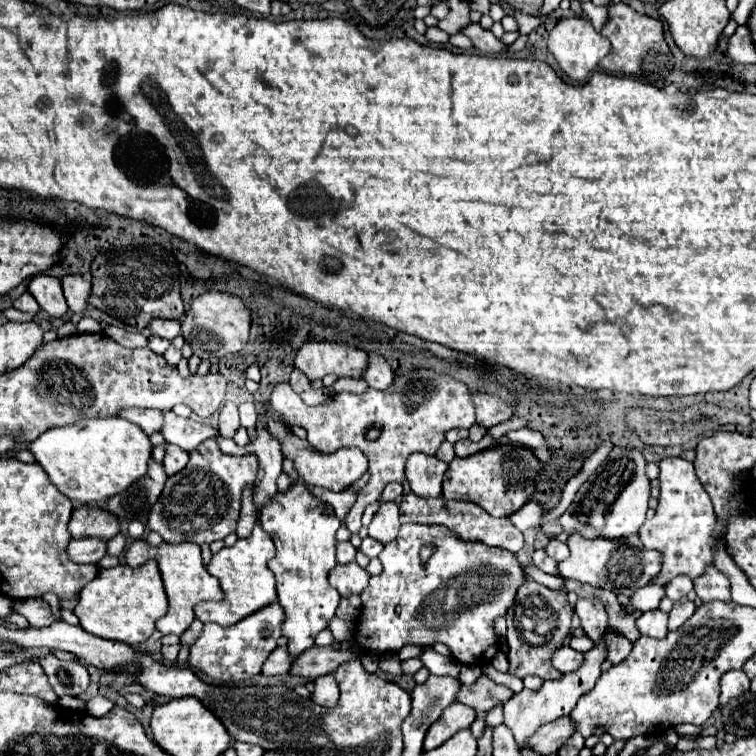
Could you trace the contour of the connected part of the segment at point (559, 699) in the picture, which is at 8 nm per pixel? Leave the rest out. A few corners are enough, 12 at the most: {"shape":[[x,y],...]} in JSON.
{"shape":[[603,639],[585,663],[541,689],[523,689],[505,705],[517,745],[569,715],[593,689],[605,661]]}

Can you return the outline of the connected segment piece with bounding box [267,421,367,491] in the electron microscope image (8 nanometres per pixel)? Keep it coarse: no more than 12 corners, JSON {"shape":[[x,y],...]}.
{"shape":[[281,421],[267,429],[283,441],[307,485],[343,491],[367,471],[355,447],[323,455]]}

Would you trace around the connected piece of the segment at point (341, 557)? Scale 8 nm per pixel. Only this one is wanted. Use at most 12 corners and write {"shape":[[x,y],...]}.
{"shape":[[337,543],[337,563],[355,561],[355,547]]}

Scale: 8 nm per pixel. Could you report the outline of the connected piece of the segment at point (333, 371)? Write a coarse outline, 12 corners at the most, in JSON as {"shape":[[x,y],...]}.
{"shape":[[305,343],[295,367],[309,381],[361,379],[367,353],[337,343]]}

